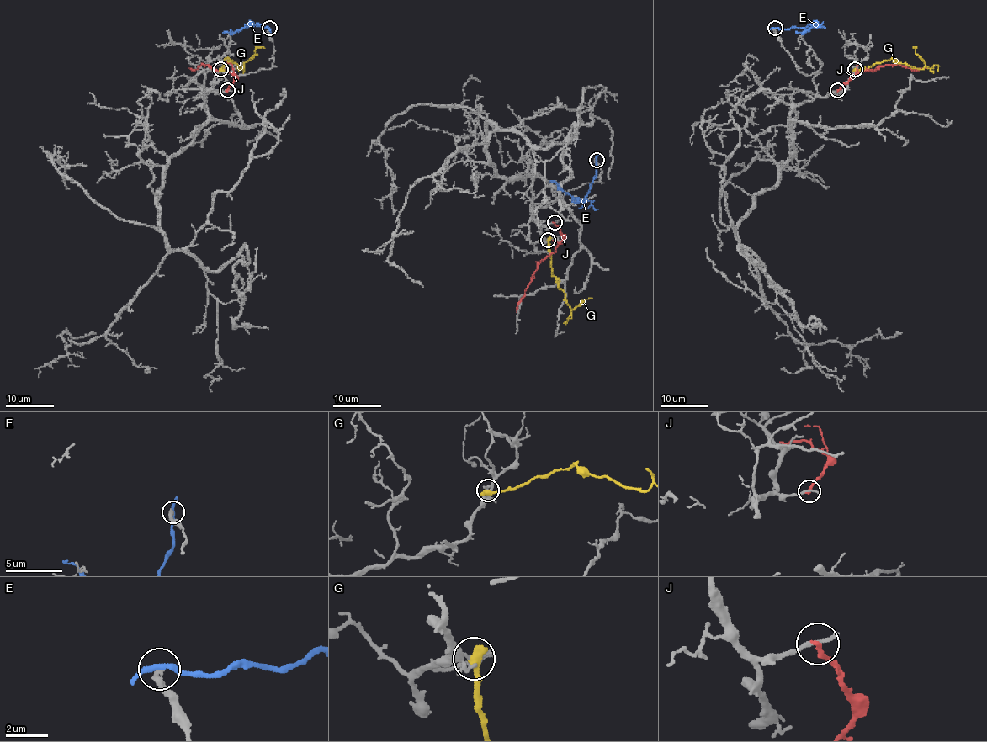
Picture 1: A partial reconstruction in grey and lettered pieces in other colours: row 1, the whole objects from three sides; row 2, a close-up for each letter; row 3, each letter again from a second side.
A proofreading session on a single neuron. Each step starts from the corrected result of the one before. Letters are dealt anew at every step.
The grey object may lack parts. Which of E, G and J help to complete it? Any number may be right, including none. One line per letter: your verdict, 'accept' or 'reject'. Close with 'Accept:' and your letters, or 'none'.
E: reject
G: reject
J: reject
Accept: none

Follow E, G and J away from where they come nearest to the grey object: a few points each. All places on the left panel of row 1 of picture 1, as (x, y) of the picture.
E: (269, 29), (246, 25), (235, 32), (223, 34)
G: (220, 69), (226, 58), (241, 69), (257, 48), (264, 48)
J: (227, 91), (235, 75), (226, 69), (215, 71), (202, 65), (196, 69), (189, 68)

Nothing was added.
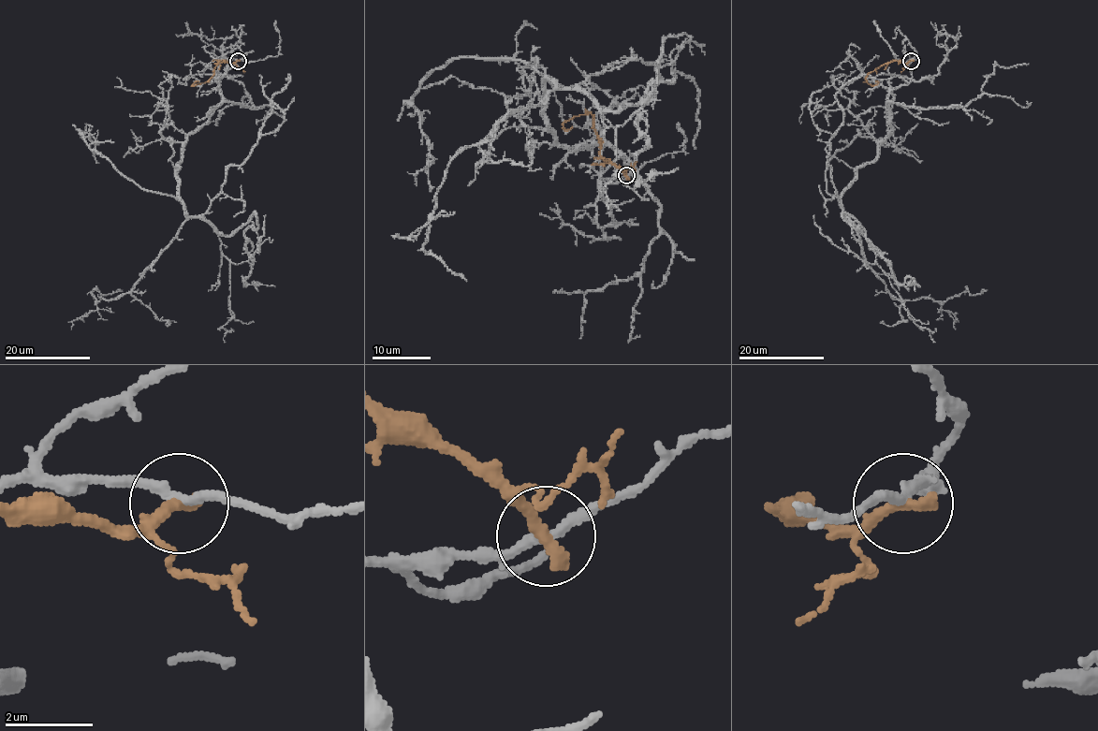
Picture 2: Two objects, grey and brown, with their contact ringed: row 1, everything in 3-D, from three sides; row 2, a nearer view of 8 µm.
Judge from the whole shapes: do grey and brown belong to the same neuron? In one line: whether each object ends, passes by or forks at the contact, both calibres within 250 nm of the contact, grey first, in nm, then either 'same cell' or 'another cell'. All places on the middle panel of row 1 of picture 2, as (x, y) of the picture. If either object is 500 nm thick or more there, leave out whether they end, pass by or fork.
grey passes by | brown ends | 200/360 nm | another cell

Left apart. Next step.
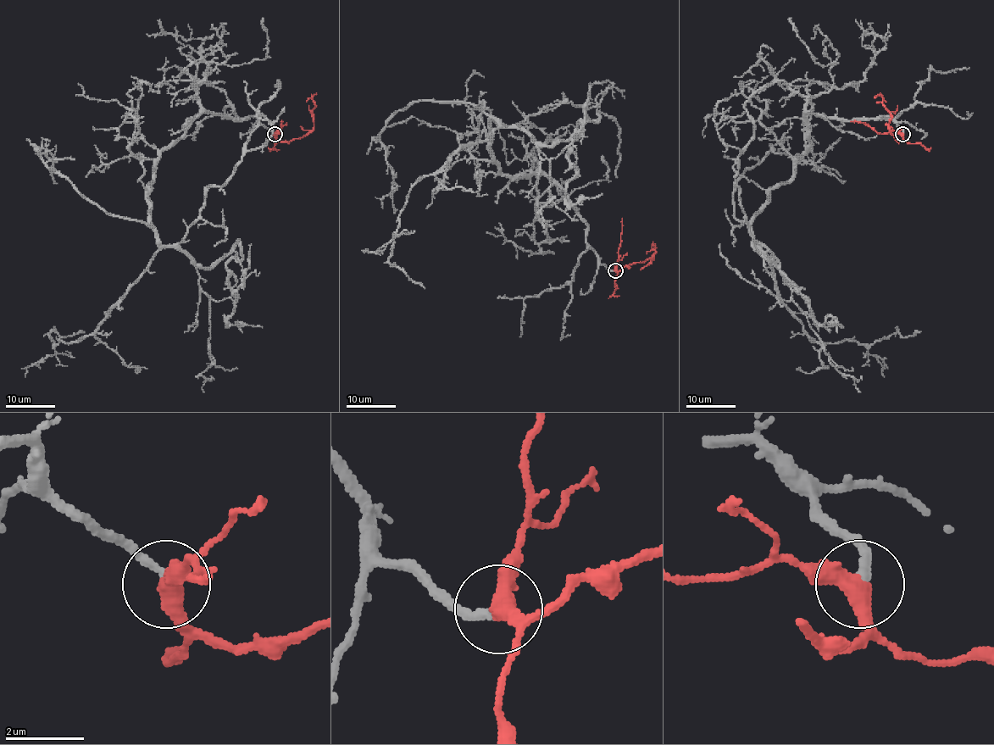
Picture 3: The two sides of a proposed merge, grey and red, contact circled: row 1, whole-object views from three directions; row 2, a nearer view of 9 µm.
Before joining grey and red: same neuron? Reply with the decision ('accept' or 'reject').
accept

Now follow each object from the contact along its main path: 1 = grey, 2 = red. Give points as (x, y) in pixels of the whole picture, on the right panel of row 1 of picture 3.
1: (902, 134), (889, 116), (807, 113), (808, 148), (756, 215), (756, 245), (735, 180), (744, 104), (810, 85)
2: (902, 134), (902, 141), (894, 136), (889, 127), (891, 113), (880, 96), (874, 98)

